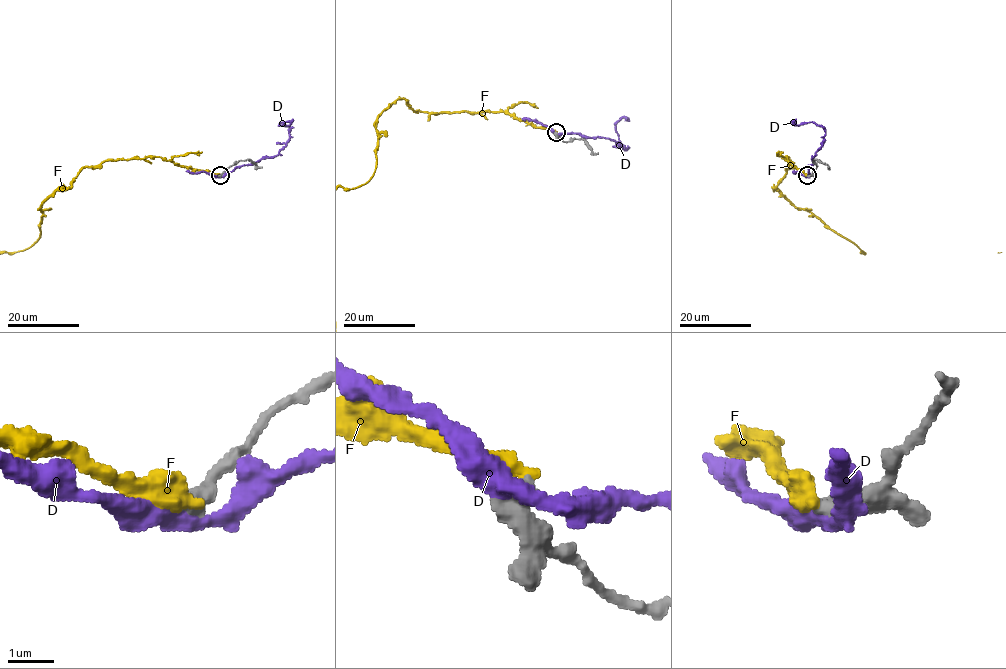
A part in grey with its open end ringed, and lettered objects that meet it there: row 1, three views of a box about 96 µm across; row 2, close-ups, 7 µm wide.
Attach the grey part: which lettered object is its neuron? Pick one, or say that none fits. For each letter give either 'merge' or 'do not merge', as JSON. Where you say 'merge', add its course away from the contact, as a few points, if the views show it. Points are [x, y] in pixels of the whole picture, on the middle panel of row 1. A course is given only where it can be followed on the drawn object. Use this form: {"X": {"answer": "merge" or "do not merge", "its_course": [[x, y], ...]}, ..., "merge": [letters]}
{"D": {"answer": "do not merge"}, "F": {"answer": "do not merge"}, "merge": []}

